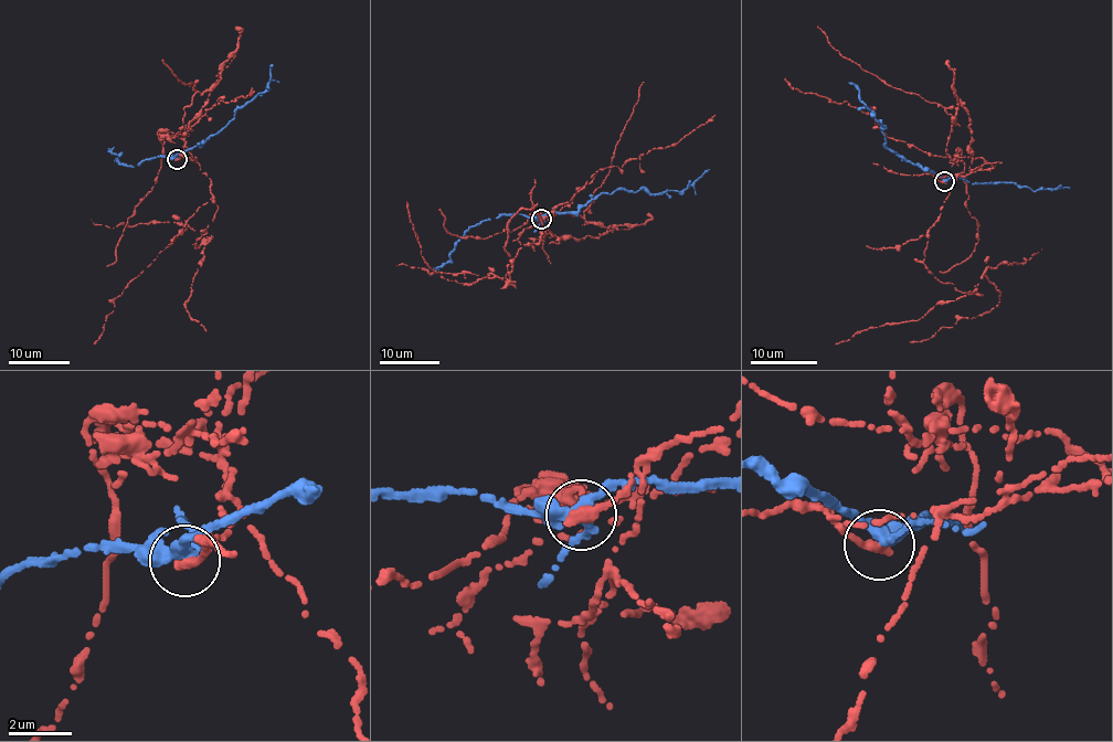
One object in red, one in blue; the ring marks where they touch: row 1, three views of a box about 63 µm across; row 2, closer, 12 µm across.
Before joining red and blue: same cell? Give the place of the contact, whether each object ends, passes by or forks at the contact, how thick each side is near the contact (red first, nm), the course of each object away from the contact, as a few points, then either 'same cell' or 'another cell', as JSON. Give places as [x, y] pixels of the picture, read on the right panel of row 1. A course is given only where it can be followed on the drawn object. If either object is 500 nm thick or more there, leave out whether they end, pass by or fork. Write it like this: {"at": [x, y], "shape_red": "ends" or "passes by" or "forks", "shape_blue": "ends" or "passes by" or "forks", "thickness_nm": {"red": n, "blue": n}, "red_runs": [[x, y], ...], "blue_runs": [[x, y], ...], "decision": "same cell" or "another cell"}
{"at": [944, 181], "shape_red": "ends", "shape_blue": "forks", "thickness_nm": {"red": 400, "blue": 320}, "red_runs": [[943, 182], [937, 177], [971, 169], [961, 106], [946, 154], [934, 156], [886, 135], [847, 101], [785, 78]], "blue_runs": [[943, 180], [887, 148], [884, 125], [860, 99], [860, 89], [849, 82]], "decision": "another cell"}

